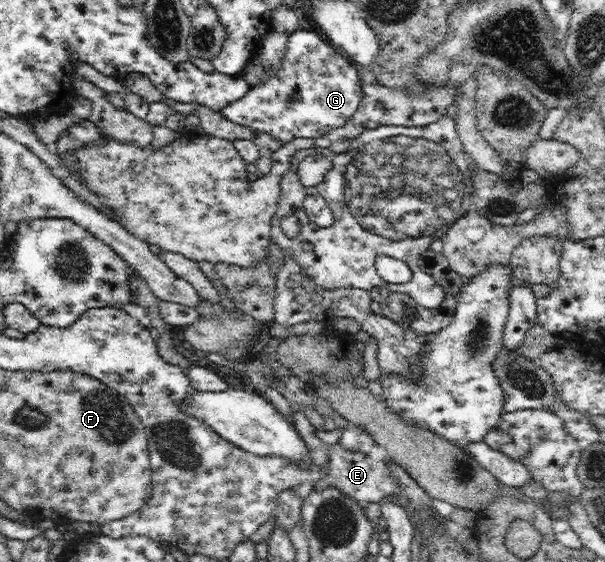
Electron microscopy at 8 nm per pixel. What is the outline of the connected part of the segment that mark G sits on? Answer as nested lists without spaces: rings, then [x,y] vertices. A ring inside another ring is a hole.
[[[298,29],[288,37],[281,68],[269,76],[265,82],[252,86],[242,99],[226,105],[220,114],[230,121],[250,126],[255,131],[267,133],[270,137],[277,139],[281,145],[286,145],[296,138],[314,140],[316,137],[322,137],[328,131],[342,127],[356,113],[356,109],[362,101],[364,83],[358,76],[358,71],[351,64],[352,61],[342,51],[338,51],[318,33]]]

